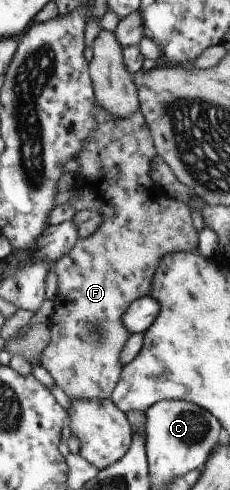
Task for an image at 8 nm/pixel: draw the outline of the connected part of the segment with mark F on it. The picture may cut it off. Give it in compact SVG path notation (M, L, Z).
M97 106L97 112L93 112L93 118L95 118L95 128L89 132L89 136L85 138L85 144L81 144L81 152L77 156L77 164L79 164L79 170L74 173L74 187L72 188L73 194L69 198L69 206L73 206L75 211L83 211L84 209L93 209L101 214L101 224L99 228L86 238L81 238L69 252L64 256L61 256L53 265L52 271L55 273L57 280L57 295L55 296L53 303L53 314L47 321L49 330L49 343L41 352L39 359L40 364L47 370L47 373L53 378L53 383L59 387L63 393L69 398L69 400L105 400L109 399L117 380L119 379L123 364L119 364L119 352L123 348L123 344L129 340L129 330L125 330L125 326L121 324L123 320L123 312L126 312L133 300L139 300L149 294L151 290L151 284L153 284L153 274L155 274L155 268L157 264L161 262L161 258L165 258L168 254L175 254L175 252L191 252L191 250L197 249L198 245L198 233L193 228L191 222L191 212L188 210L187 205L179 200L175 200L172 197L168 197L163 190L151 190L148 187L153 186L152 181L149 178L149 162L151 158L156 156L153 142L145 124L145 120L141 114L137 111L133 116L127 116L127 118L113 118L111 114L105 114L103 108Z

